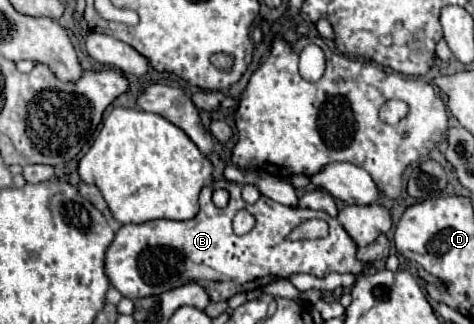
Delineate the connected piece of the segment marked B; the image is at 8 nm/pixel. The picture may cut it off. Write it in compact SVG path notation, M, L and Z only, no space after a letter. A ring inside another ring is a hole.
M214 181L200 193L200 211L190 221L170 221L156 219L140 225L122 225L116 233L112 245L106 251L106 275L110 283L128 299L142 299L148 295L160 295L164 291L182 287L190 281L190 263L210 267L220 273L216 281L200 283L212 301L226 301L228 297L264 287L262 281L270 279L290 279L296 273L308 273L314 277L326 277L328 273L352 273L360 275L364 263L356 257L358 245L350 239L346 229L338 219L324 211L312 211L300 207L286 207L268 197L260 197L254 205L248 205L248 213L256 219L256 225L246 235L236 235L232 229L232 219L236 211L246 209L246 201L240 195L240 187L232 181ZM216 189L226 189L230 201L224 209L216 207L212 193ZM306 219L324 219L330 225L330 233L316 241L290 241L288 235ZM252 283L254 285L246 285Z

